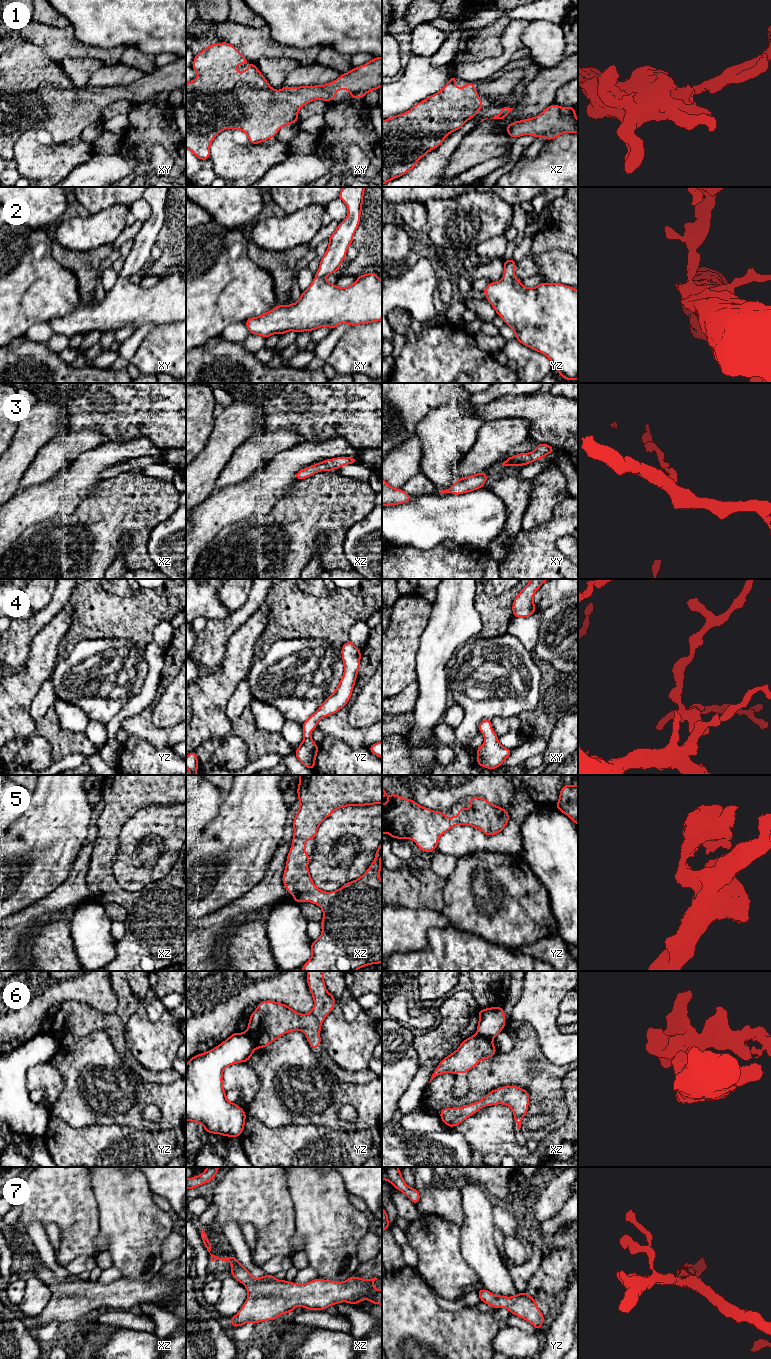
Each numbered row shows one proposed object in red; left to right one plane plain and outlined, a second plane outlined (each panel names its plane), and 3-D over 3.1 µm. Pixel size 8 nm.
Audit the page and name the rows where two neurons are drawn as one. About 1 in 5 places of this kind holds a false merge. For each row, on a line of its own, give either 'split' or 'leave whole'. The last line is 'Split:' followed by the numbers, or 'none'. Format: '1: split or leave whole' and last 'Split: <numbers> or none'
1: leave whole
2: leave whole
3: leave whole
4: leave whole
5: leave whole
6: split
7: leave whole
Split: 6

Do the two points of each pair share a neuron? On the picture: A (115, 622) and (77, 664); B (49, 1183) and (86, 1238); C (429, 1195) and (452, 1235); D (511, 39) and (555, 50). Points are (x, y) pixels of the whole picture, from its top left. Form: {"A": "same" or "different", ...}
{"A": "different", "B": "same", "C": "different", "D": "different"}

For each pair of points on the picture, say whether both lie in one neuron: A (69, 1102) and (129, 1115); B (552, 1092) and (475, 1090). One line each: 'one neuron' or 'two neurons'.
A: one neuron
B: one neuron

